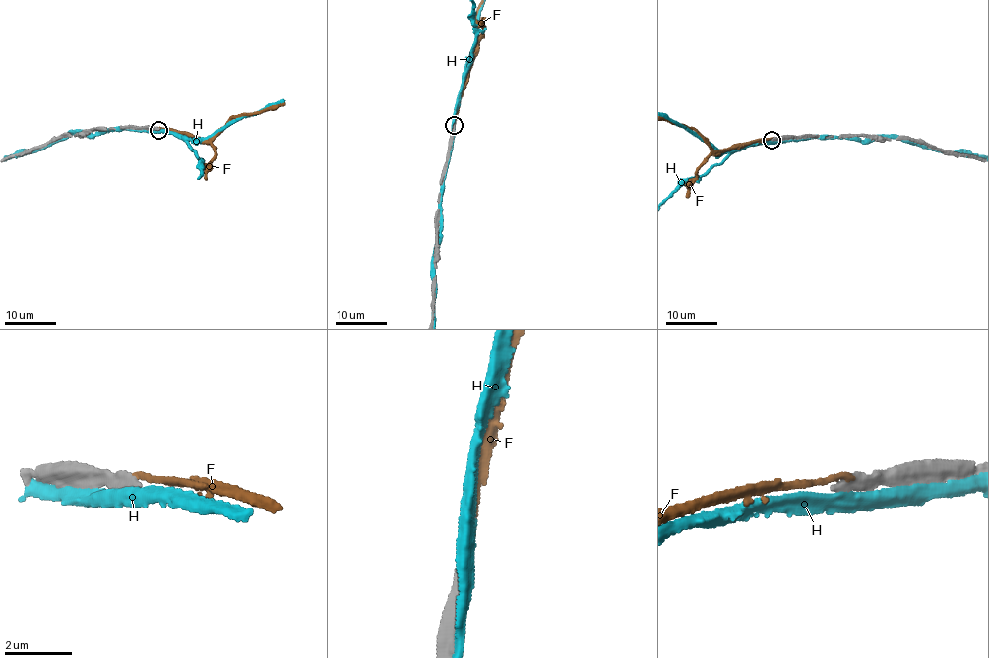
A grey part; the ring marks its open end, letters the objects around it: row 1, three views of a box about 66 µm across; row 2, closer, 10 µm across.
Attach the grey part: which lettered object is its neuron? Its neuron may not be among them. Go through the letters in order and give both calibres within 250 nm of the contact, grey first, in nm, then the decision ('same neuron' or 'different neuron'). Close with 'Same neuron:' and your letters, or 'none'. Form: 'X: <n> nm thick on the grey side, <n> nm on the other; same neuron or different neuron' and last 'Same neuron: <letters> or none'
F: 320 nm thick on the grey side, 160 nm on the other; different neuron
H: 320 nm thick on the grey side, 400 nm on the other; different neuron
Same neuron: none

